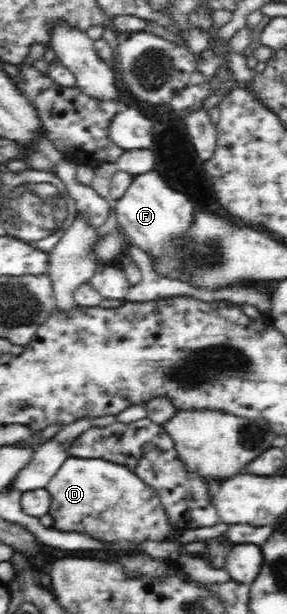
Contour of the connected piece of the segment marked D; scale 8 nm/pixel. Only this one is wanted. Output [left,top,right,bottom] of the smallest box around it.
[45,457,183,552]

